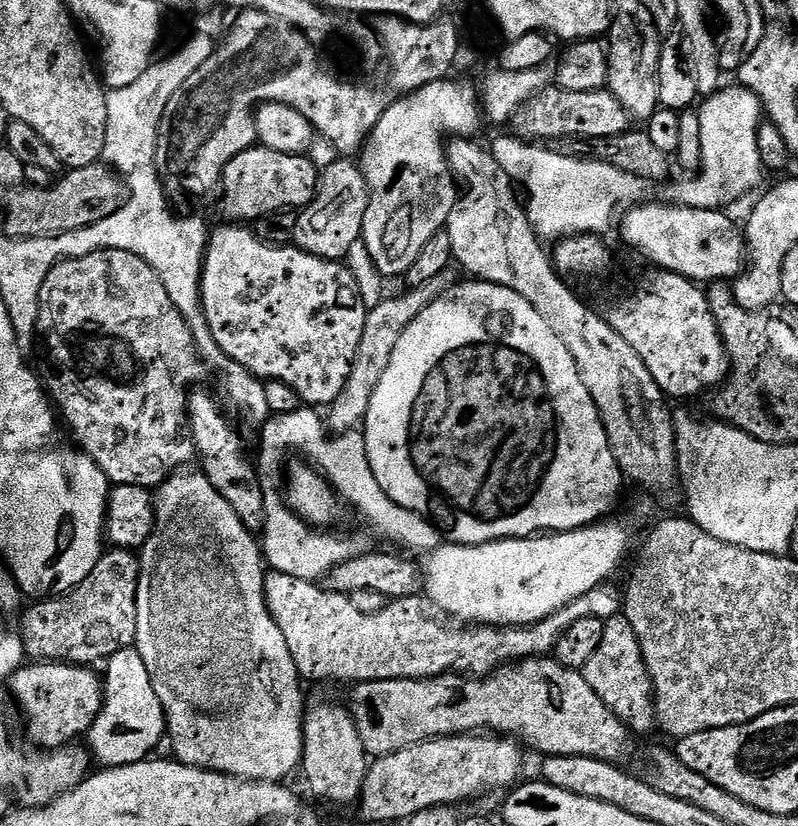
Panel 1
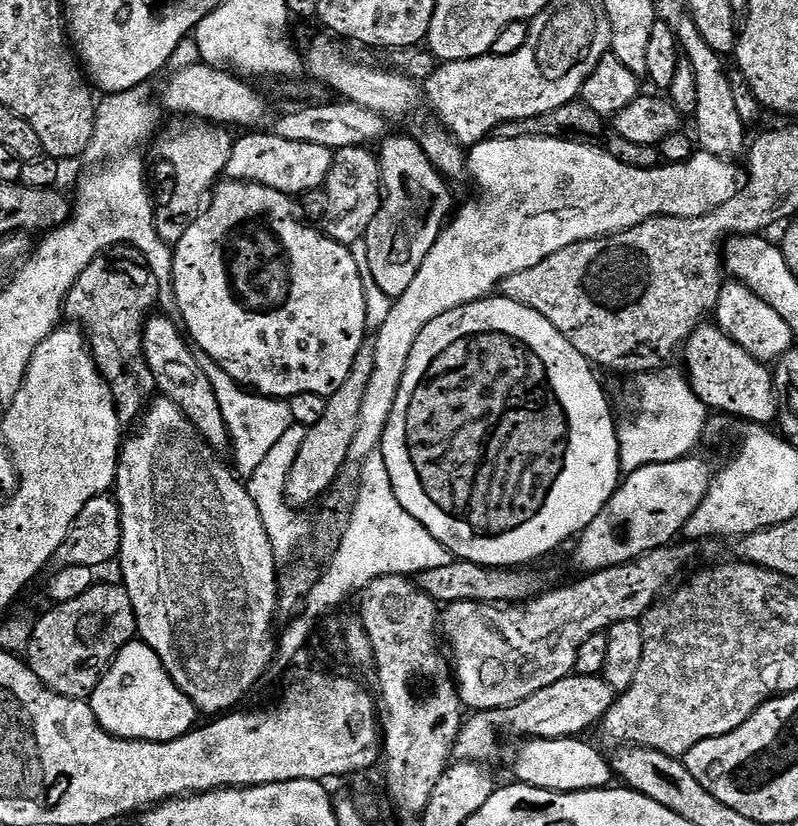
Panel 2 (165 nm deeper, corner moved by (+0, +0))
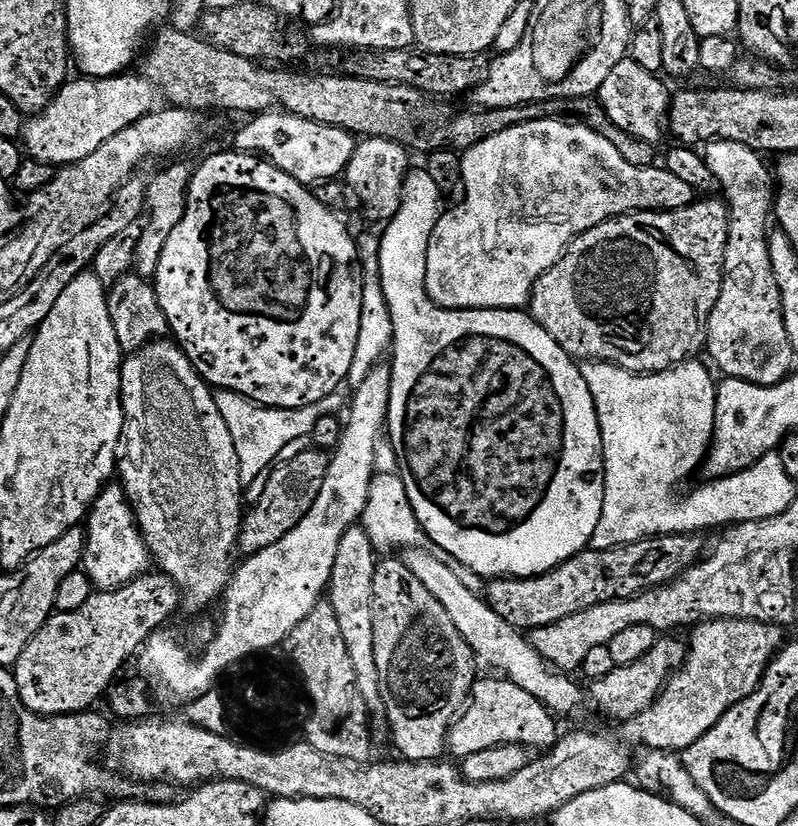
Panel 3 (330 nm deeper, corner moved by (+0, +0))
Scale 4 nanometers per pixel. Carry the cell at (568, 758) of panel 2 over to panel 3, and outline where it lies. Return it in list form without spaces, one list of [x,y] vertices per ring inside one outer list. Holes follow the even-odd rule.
[[[503,678],[492,679],[496,680],[477,679],[470,703],[448,733],[447,747],[450,752],[458,758],[465,758],[479,751],[515,743],[527,745],[532,750],[551,749],[558,739],[557,721],[553,713],[541,706],[533,696],[526,694],[526,690],[514,687]]]

